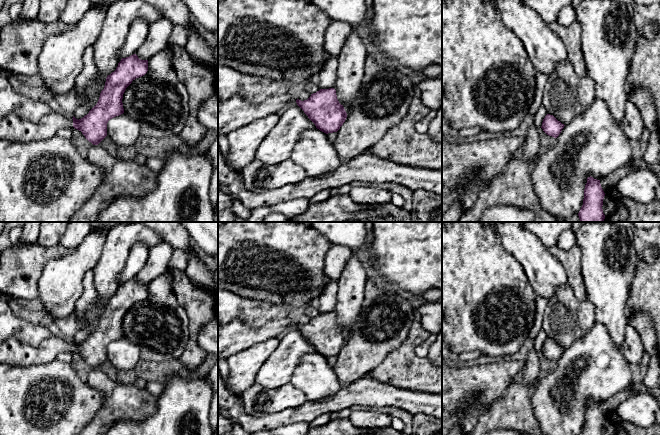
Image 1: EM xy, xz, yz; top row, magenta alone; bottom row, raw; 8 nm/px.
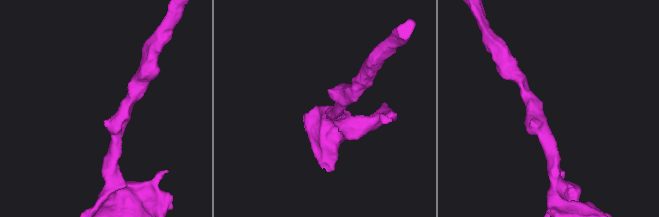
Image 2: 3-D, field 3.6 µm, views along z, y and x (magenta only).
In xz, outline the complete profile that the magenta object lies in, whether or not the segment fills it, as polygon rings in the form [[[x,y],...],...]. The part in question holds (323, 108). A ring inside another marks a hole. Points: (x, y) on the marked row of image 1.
[[[334,88],[320,89],[304,101],[296,100],[316,128],[328,134],[337,132],[347,118],[347,113],[337,99]]]

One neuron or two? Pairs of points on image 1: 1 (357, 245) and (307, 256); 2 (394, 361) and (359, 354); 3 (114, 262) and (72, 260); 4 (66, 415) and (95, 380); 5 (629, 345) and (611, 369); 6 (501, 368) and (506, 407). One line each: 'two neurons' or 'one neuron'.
1: two neurons
2: two neurons
3: two neurons
4: two neurons
5: two neurons
6: two neurons

